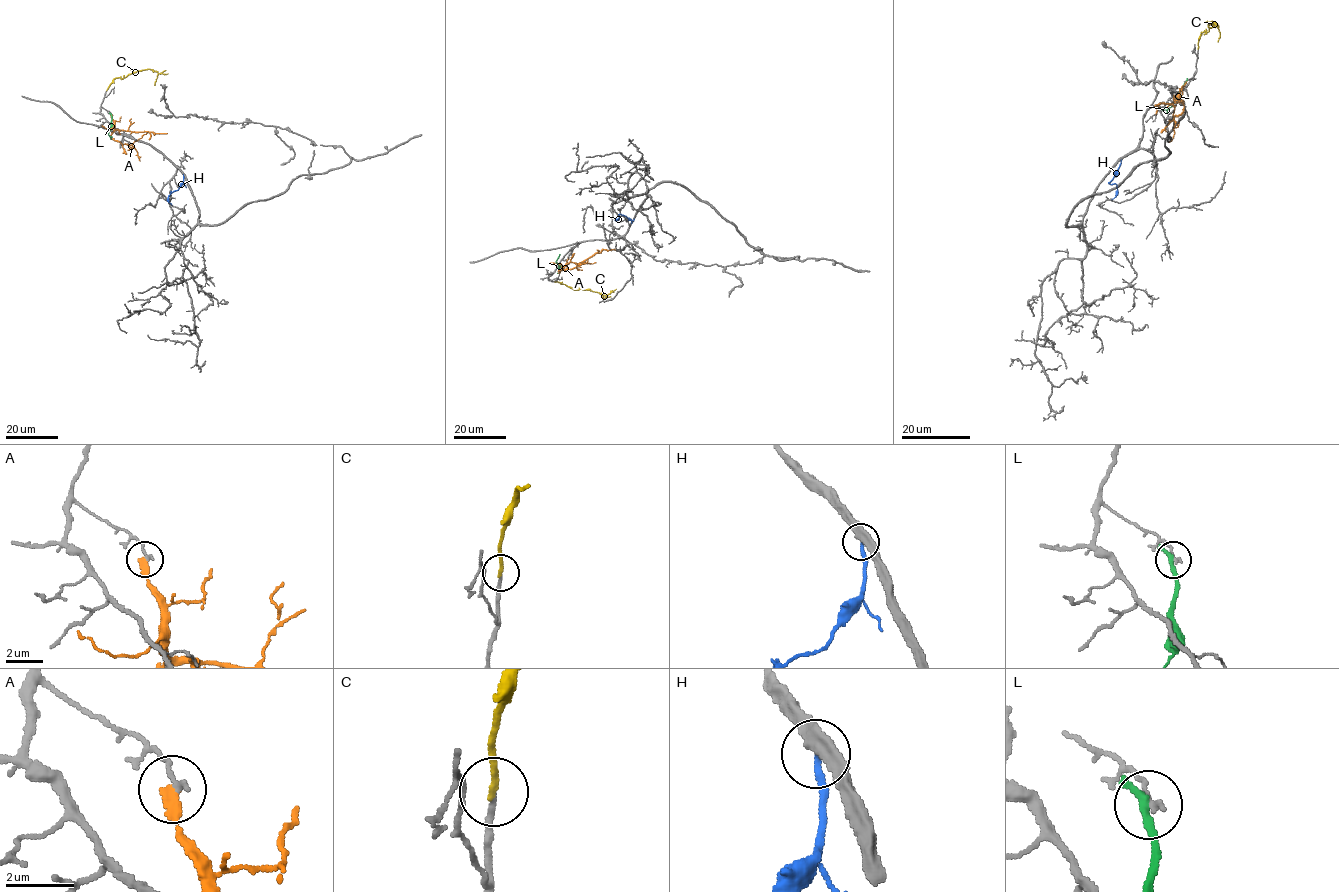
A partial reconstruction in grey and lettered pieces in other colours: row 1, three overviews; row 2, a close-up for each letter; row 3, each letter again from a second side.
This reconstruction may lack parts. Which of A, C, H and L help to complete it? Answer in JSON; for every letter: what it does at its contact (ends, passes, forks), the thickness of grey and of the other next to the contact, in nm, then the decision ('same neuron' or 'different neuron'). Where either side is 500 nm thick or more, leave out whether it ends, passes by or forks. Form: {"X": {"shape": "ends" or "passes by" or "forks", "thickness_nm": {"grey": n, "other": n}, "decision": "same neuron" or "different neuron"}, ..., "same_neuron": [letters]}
{"A": {"shape": "ends", "thickness_nm": {"grey": 130, "other": 280}, "decision": "different neuron"}, "C": {"shape": "ends", "thickness_nm": {"grey": 140, "other": 190}, "decision": "same neuron"}, "H": {"shape": "ends", "thickness_nm": {"grey": 400, "other": 180}, "decision": "different neuron"}, "L": {"shape": "ends", "thickness_nm": {"grey": 140, "other": 260}, "decision": "different neuron"}, "same_neuron": ["C"]}

